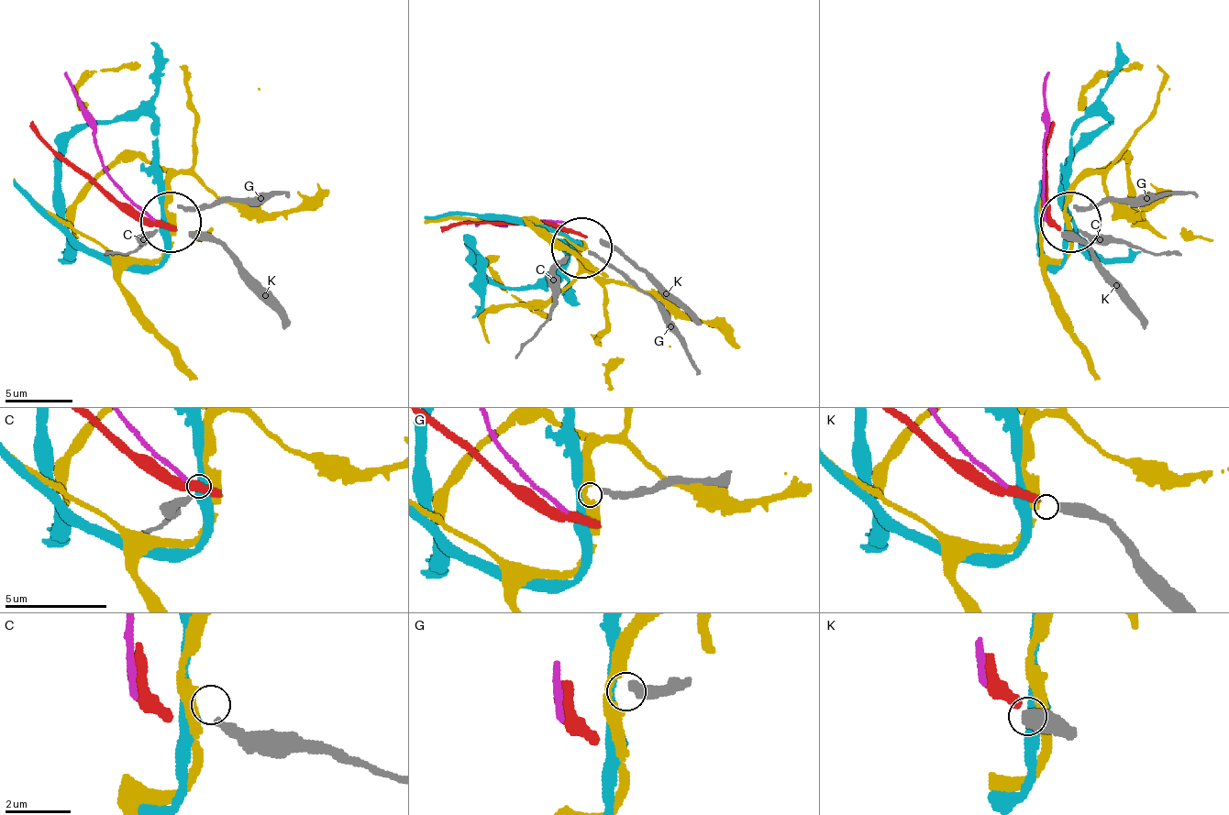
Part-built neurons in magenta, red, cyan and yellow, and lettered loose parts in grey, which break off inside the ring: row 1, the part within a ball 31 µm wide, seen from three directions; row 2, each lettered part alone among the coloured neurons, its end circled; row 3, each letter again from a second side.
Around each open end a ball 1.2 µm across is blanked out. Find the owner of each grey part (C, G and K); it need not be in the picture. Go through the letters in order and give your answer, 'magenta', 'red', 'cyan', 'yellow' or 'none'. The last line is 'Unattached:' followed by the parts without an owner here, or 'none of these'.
C: cyan
G: none
K: red
Unattached: G

